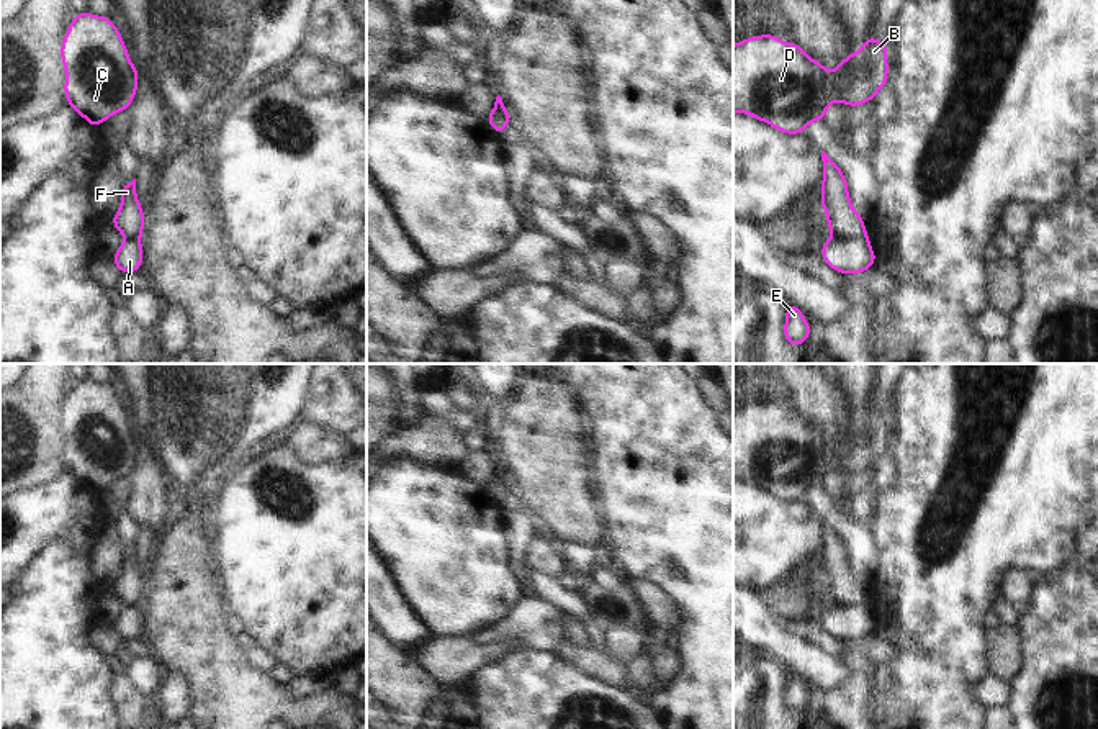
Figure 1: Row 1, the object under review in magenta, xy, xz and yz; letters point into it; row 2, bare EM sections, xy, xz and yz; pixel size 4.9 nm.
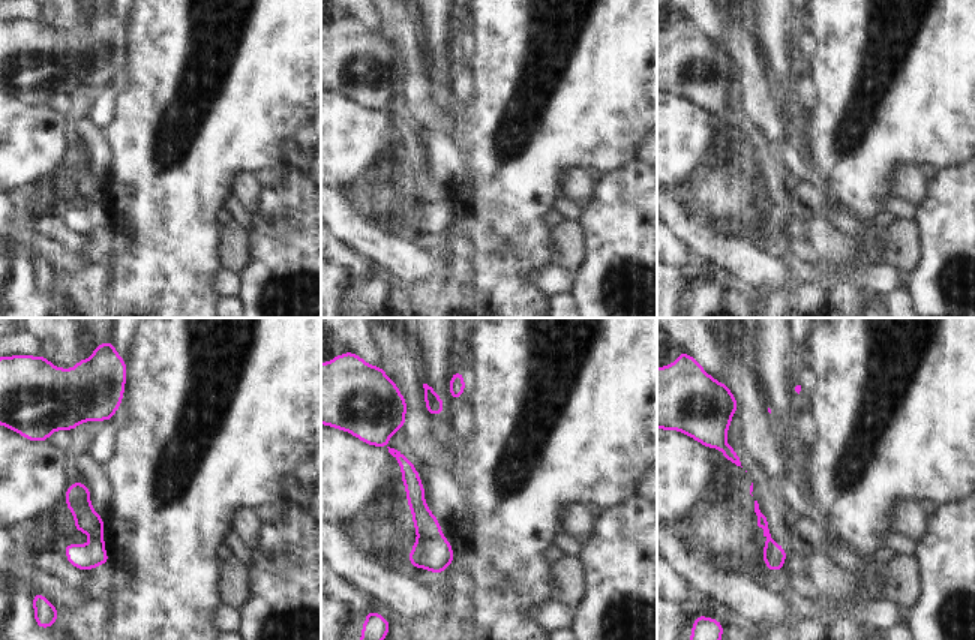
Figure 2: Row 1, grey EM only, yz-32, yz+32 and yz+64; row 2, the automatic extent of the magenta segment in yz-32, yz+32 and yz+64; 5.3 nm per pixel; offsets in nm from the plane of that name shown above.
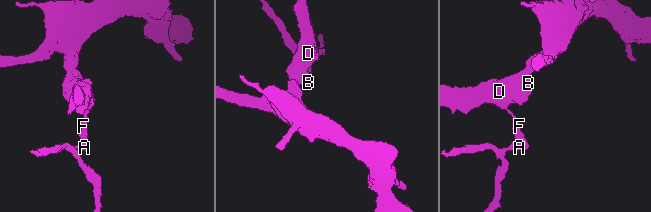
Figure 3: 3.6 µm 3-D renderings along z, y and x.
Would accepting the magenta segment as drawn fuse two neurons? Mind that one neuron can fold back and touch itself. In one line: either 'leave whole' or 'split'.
split

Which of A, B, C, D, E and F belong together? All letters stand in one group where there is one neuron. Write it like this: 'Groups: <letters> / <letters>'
Groups: A E / B C D F

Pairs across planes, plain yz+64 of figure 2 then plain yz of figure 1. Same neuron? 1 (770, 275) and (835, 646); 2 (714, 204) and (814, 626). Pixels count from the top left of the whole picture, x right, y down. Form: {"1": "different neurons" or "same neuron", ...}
{"1": "different neurons", "2": "different neurons"}

